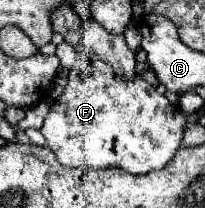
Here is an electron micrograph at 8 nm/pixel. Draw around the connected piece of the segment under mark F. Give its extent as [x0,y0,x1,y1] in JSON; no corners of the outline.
[41,52,187,174]

